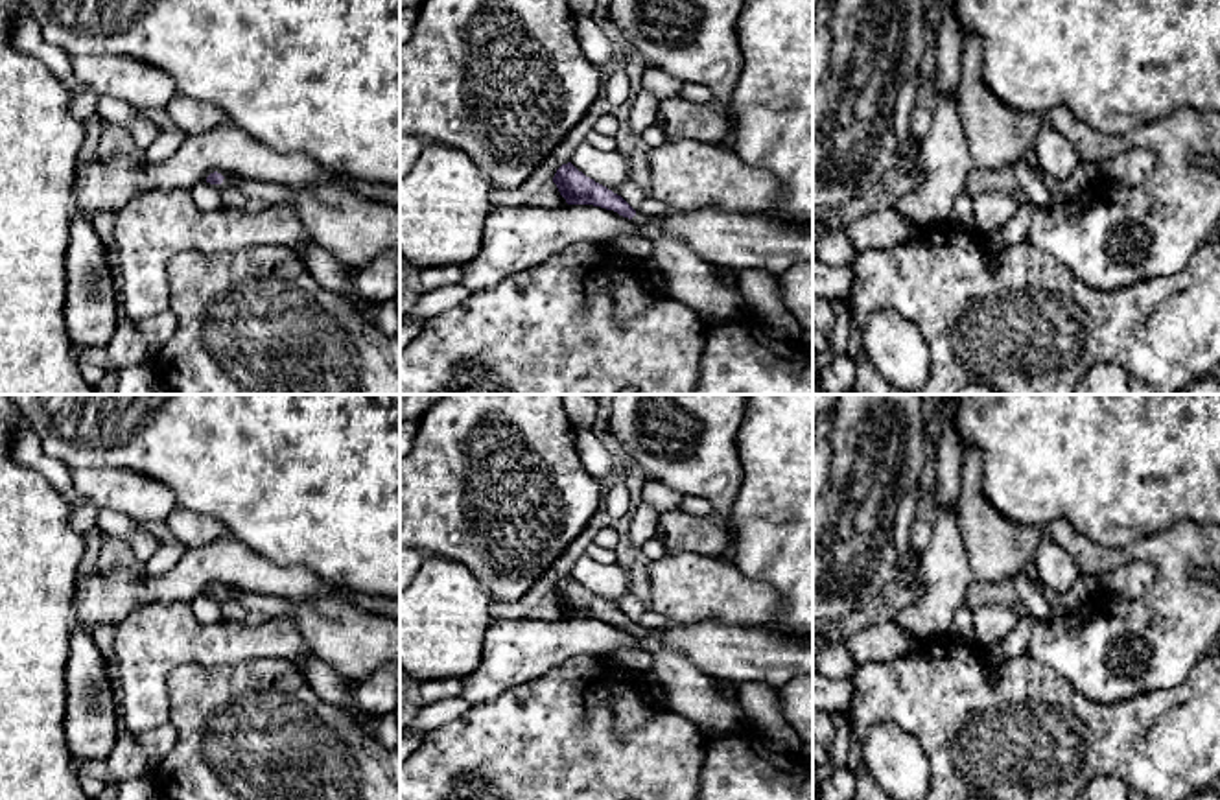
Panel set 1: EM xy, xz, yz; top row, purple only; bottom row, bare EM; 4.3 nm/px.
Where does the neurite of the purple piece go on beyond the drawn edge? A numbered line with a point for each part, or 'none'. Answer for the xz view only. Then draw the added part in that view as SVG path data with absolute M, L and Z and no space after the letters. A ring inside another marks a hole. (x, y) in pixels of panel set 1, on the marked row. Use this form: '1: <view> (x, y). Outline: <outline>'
1: xz (680, 273). Outline: M636 214L632 219L654 247L649 271L663 293L693 308L708 328L750 321L750 306L741 289L722 284L715 265L704 262L680 238L652 225L647 214Z

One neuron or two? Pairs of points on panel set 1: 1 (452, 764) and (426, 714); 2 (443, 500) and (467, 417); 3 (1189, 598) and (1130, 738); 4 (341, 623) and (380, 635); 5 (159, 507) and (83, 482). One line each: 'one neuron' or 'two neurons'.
1: two neurons
2: one neuron
3: two neurons
4: one neuron
5: one neuron

